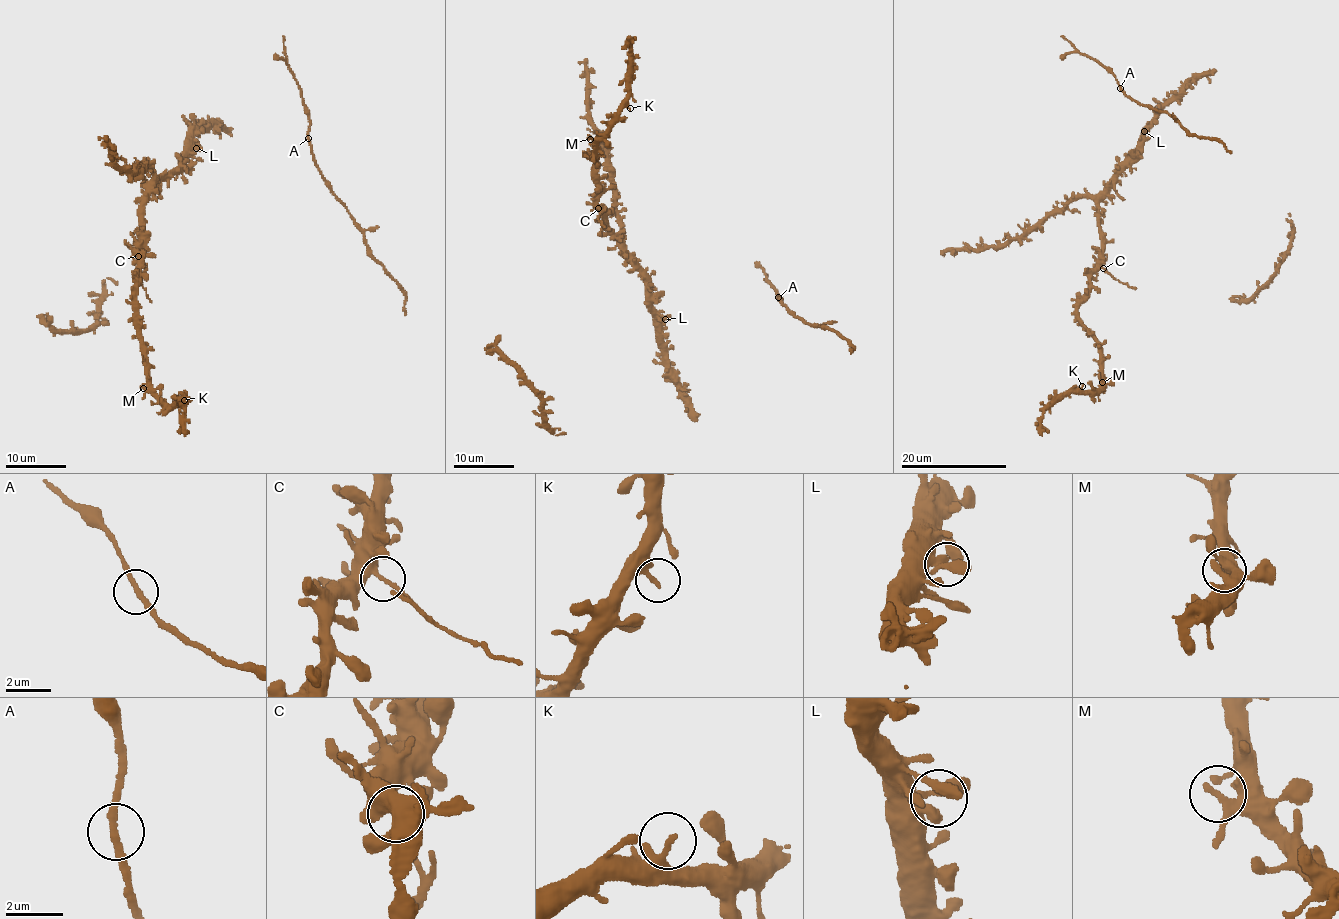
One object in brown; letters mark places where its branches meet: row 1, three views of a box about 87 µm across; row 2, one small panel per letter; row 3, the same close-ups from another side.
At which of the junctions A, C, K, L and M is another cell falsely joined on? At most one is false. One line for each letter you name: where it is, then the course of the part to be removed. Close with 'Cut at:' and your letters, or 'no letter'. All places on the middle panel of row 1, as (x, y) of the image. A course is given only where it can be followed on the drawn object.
C: place (598, 208); course (599, 208), (602, 211), (598, 220), (605, 227)
Cut at: C

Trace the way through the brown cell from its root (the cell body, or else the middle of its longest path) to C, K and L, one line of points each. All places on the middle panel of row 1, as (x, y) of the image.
C: (613, 236), (605, 214), (599, 208)
K: (613, 236), (598, 202), (593, 152), (591, 157), (597, 150), (596, 138), (605, 134), (625, 107), (630, 108)
L: (613, 236), (645, 280), (651, 305), (665, 319)

